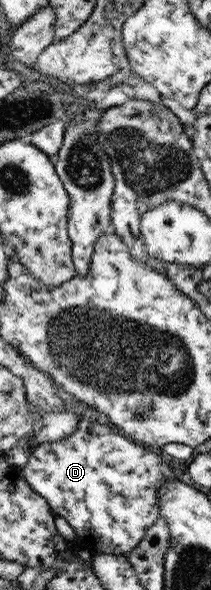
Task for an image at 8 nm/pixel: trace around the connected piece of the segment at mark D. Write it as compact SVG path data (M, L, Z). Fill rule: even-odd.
M91 418L77 422L76 428L62 440L33 446L21 474L28 486L47 500L51 514L63 518L73 528L79 549L91 551L92 556L130 553L160 517L159 486L174 478L174 472L156 456L154 449L146 448L127 436L112 433L109 427Z

